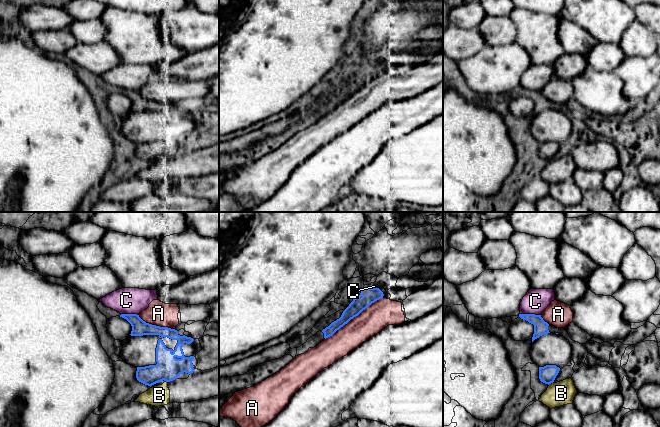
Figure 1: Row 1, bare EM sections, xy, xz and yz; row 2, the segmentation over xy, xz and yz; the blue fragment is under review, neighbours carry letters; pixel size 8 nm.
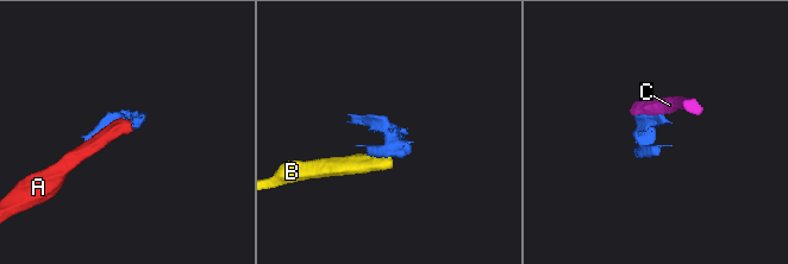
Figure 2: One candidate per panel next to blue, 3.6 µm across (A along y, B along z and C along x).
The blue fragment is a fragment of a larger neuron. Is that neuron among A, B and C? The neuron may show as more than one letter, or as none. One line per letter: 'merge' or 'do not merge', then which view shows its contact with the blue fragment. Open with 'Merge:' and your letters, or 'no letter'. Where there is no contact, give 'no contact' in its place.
Merge: no letter
A: do not merge; contact in xz
B: do not merge; contact in xy
C: do not merge; contact in yz

